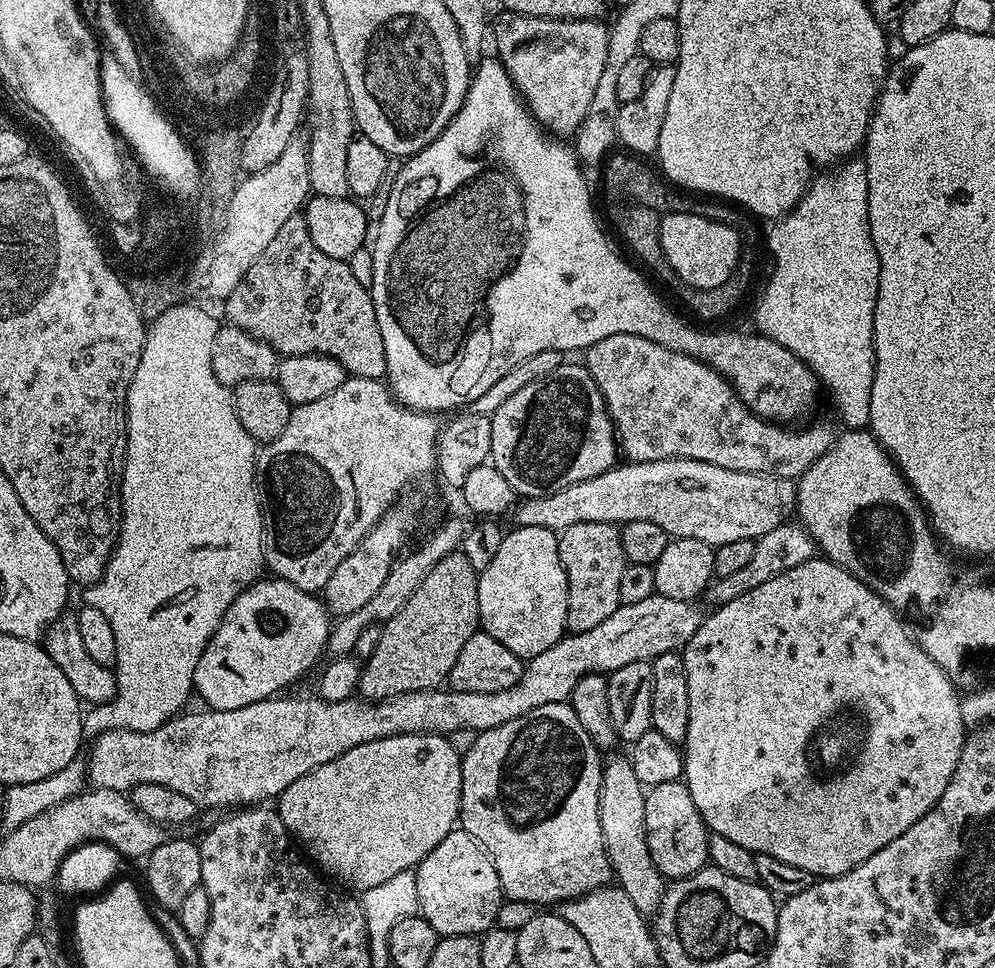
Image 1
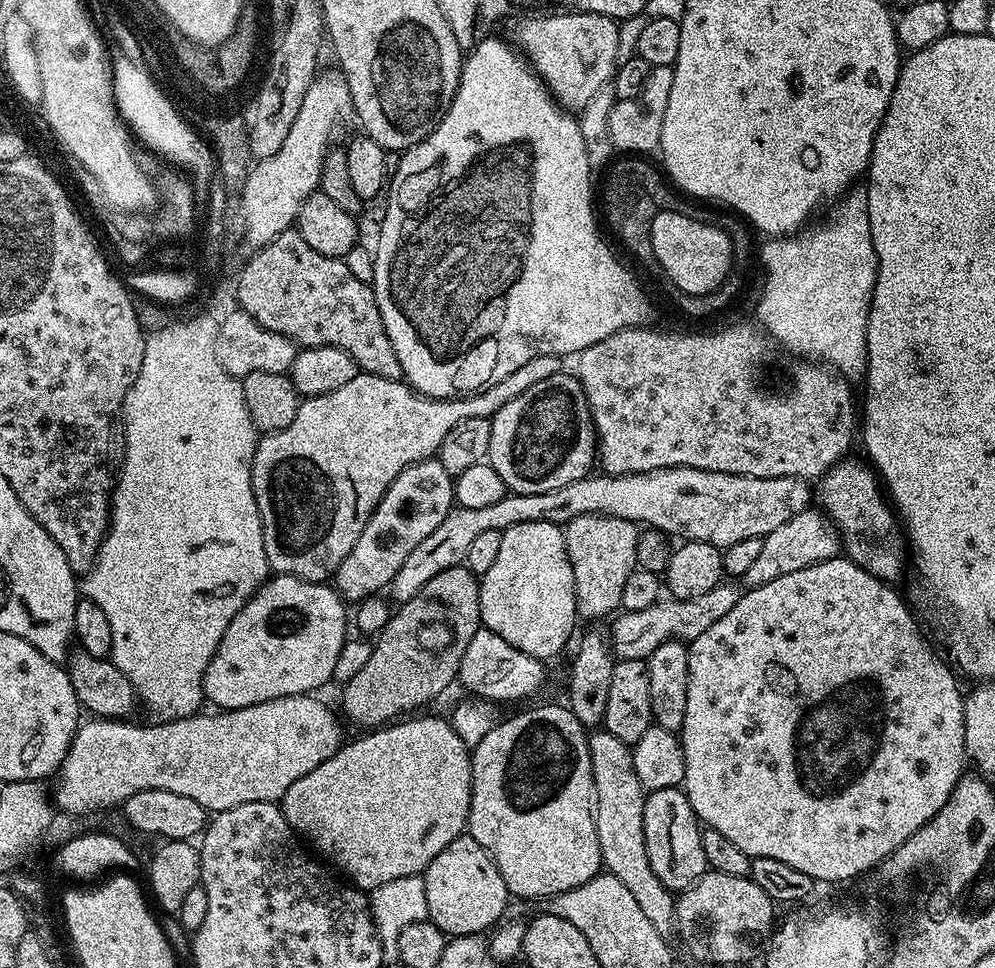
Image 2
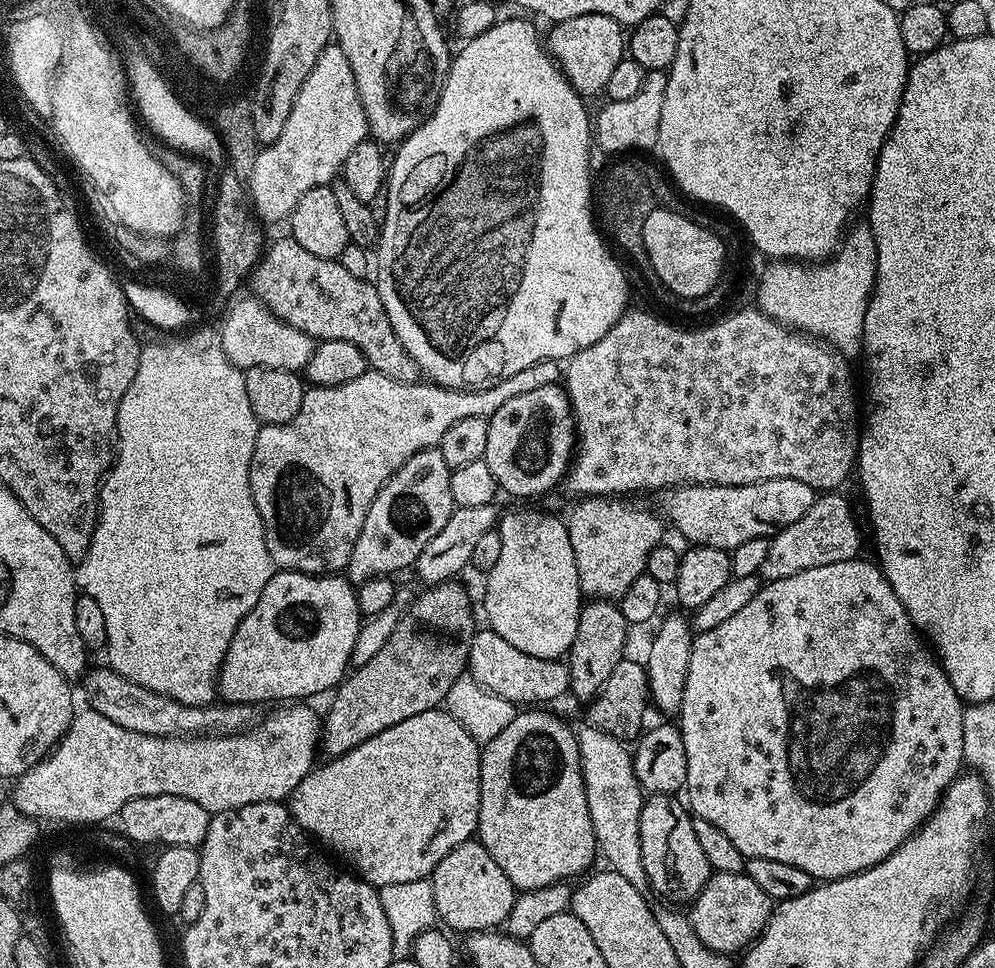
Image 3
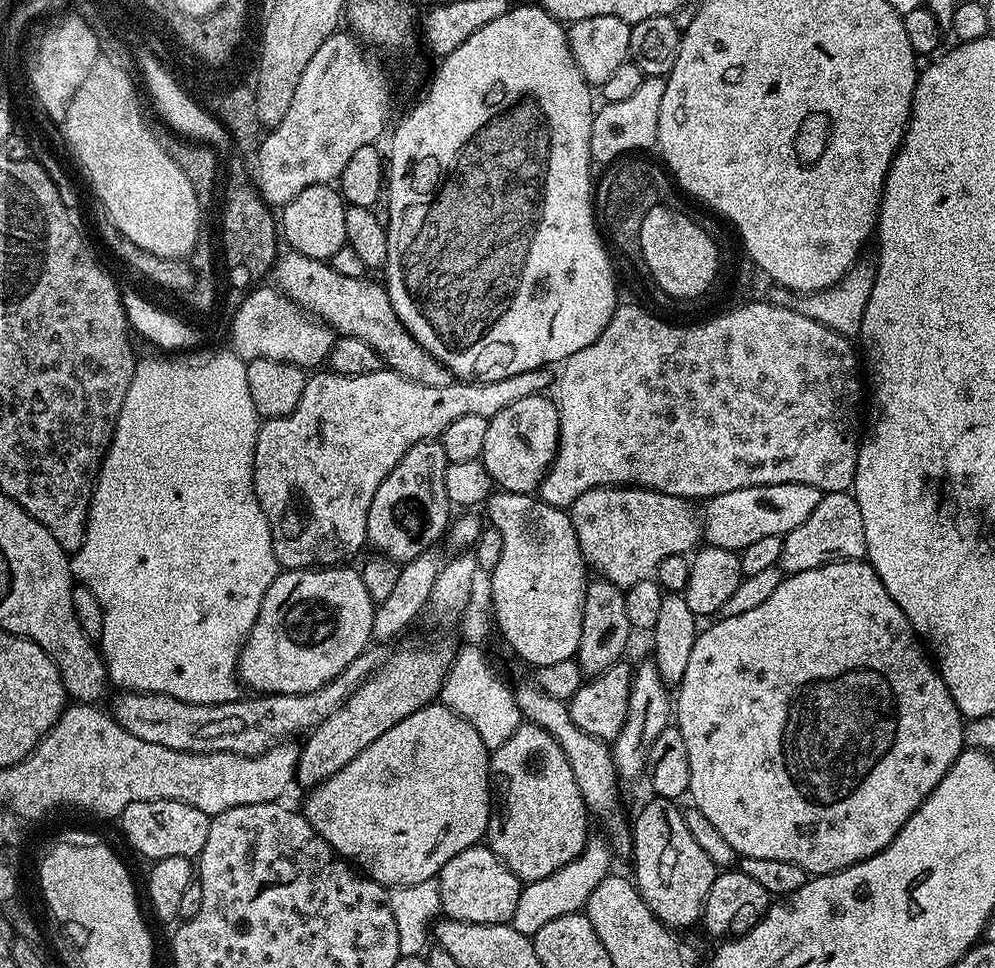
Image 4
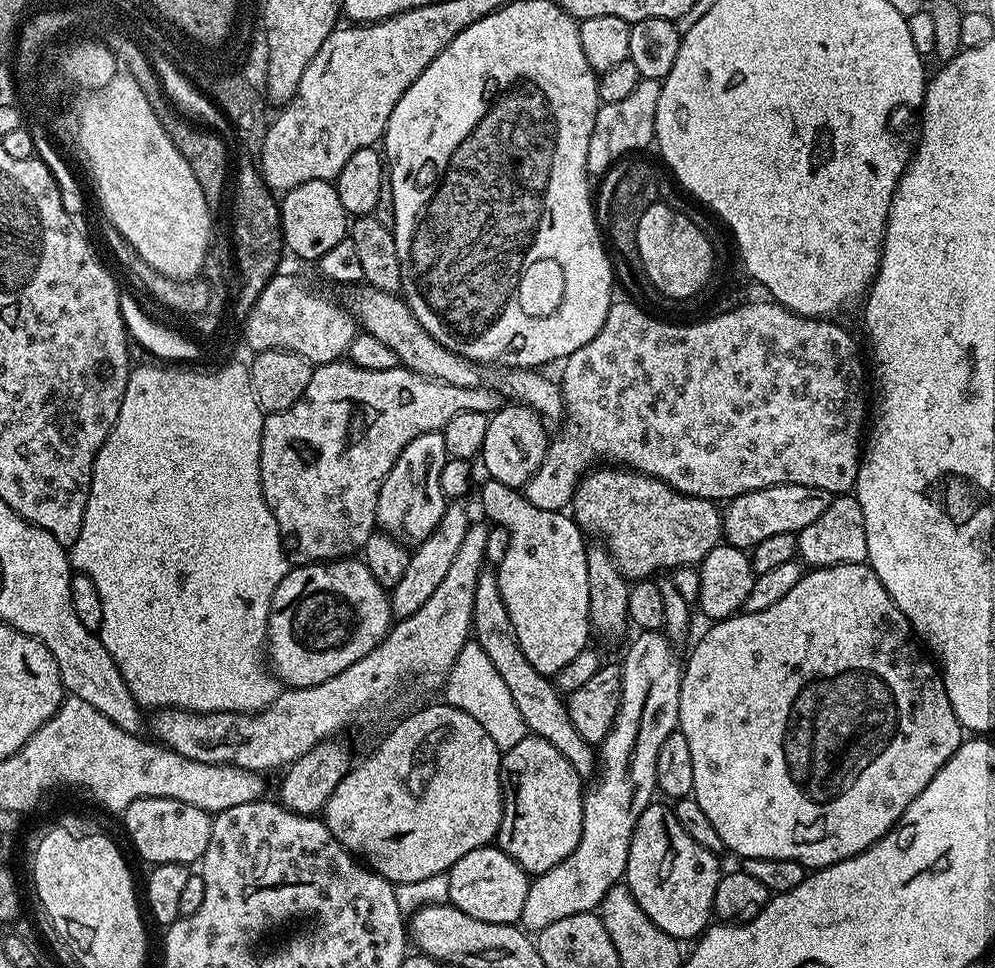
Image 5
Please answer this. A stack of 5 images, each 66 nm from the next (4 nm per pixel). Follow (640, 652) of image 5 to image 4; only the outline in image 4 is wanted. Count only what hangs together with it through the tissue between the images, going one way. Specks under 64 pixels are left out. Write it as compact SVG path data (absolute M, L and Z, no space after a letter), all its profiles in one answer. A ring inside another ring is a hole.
M655 663L636 664L632 674L632 689L630 690L630 710L626 714L626 726L622 726L622 734L618 734L618 738L611 745L612 757L616 763L616 770L620 773L621 781L628 782L636 775L645 771L648 762L648 751L654 742L654 738L658 738L658 734L662 734L664 728L669 727L670 721L674 716L674 700L670 695L669 685L658 674ZM589 839L585 844L582 854L566 866L554 870L554 874L546 874L546 878L527 881L520 889L518 906L514 909L510 925L514 930L528 937L536 935L546 922L551 922L553 918L562 918L562 914L581 911L585 907L590 894L593 894L595 887L610 875L613 871L612 860L614 853L603 839Z

